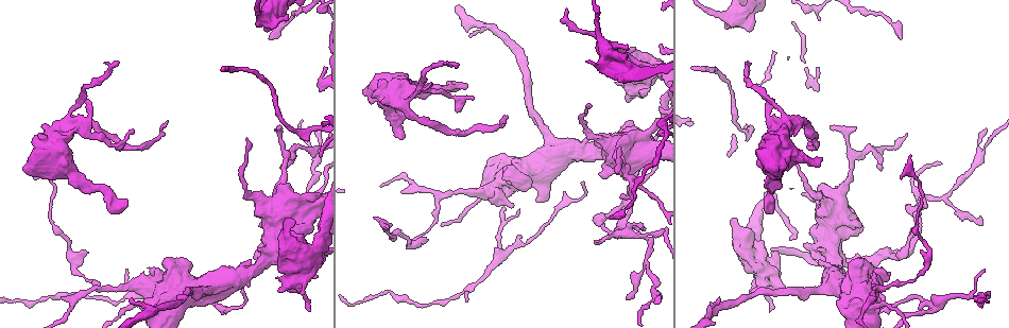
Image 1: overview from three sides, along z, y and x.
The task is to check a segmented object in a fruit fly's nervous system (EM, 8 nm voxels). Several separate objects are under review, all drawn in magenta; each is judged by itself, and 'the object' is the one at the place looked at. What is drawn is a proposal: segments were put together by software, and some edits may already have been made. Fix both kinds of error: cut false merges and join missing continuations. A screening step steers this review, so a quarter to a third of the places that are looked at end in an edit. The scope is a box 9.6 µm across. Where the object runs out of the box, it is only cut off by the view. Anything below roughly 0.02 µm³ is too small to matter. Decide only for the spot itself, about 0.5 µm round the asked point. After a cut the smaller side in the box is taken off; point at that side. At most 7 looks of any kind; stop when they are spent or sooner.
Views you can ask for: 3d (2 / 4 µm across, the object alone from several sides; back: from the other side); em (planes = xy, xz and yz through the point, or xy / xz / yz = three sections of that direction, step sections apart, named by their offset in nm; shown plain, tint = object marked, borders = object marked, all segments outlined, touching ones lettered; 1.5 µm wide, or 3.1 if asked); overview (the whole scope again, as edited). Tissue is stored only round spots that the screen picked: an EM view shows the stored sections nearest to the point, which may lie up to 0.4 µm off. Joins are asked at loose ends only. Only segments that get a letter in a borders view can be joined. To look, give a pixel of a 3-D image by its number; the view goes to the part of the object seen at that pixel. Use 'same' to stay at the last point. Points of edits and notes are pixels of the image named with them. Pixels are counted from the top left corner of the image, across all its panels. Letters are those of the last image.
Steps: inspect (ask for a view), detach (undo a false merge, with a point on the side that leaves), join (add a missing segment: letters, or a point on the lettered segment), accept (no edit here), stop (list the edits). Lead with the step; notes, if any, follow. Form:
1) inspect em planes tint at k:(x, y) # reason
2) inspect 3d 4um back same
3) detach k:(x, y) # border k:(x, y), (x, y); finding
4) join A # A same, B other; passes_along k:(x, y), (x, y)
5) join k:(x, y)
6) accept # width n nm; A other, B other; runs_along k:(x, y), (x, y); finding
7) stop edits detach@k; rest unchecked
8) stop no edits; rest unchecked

inspect em planes borders at 1:(287, 14)

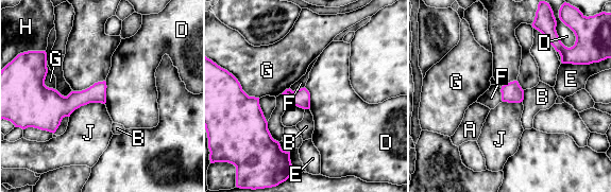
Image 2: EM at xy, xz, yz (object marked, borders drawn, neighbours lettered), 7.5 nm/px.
accept # width 140 nm; A other, B other, D other, E other, F other, G other, H other, J other; runs_along 2:(38, 74), (55, 101), (103, 100); no lettered segment goes on from it

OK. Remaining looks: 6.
inspect 3d 4um at 1:(822, 160) # free end

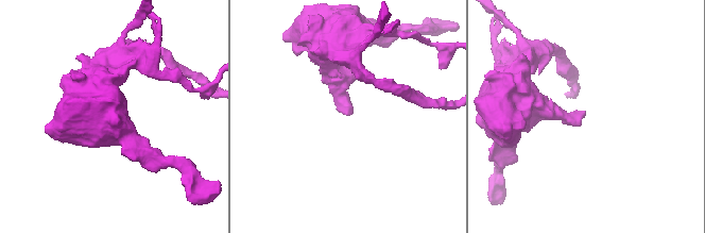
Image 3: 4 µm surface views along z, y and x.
inspect em yz step 4 tint at 3:(585, 111)

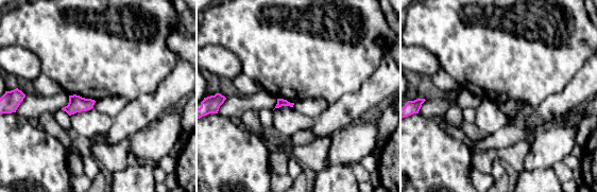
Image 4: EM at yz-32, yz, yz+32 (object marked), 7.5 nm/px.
inspect em planes borders same # another direction

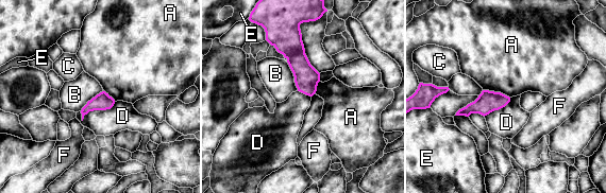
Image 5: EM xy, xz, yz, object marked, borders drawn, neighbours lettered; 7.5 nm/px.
accept # A other, B other, C other, D other, E other, F other; border 5:(286, 62), (298, 90); no lettered segment goes on from it

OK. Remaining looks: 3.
inspect 3d 2um at 1:(889, 272) # stops while still wide

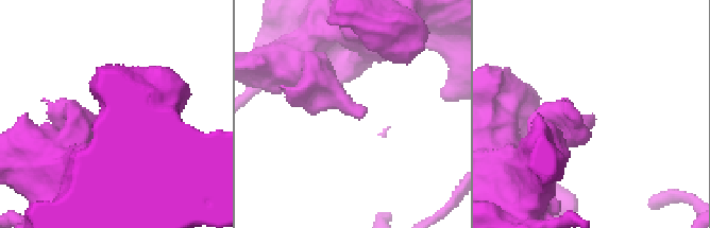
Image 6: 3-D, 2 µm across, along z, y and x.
inspect em xz step 8 borders at 6:(589, 119)

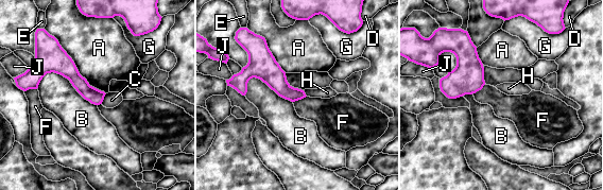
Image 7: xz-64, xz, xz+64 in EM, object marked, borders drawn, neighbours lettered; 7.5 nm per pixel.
accept # A other, B other, C other, D other, E other, F other, G other, H other, J other; runs_along 7:(31, 85), (47, 67), (64, 67), (101, 97); no lettered segment goes on from it

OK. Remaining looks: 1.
stop no edits; rest unchecked

